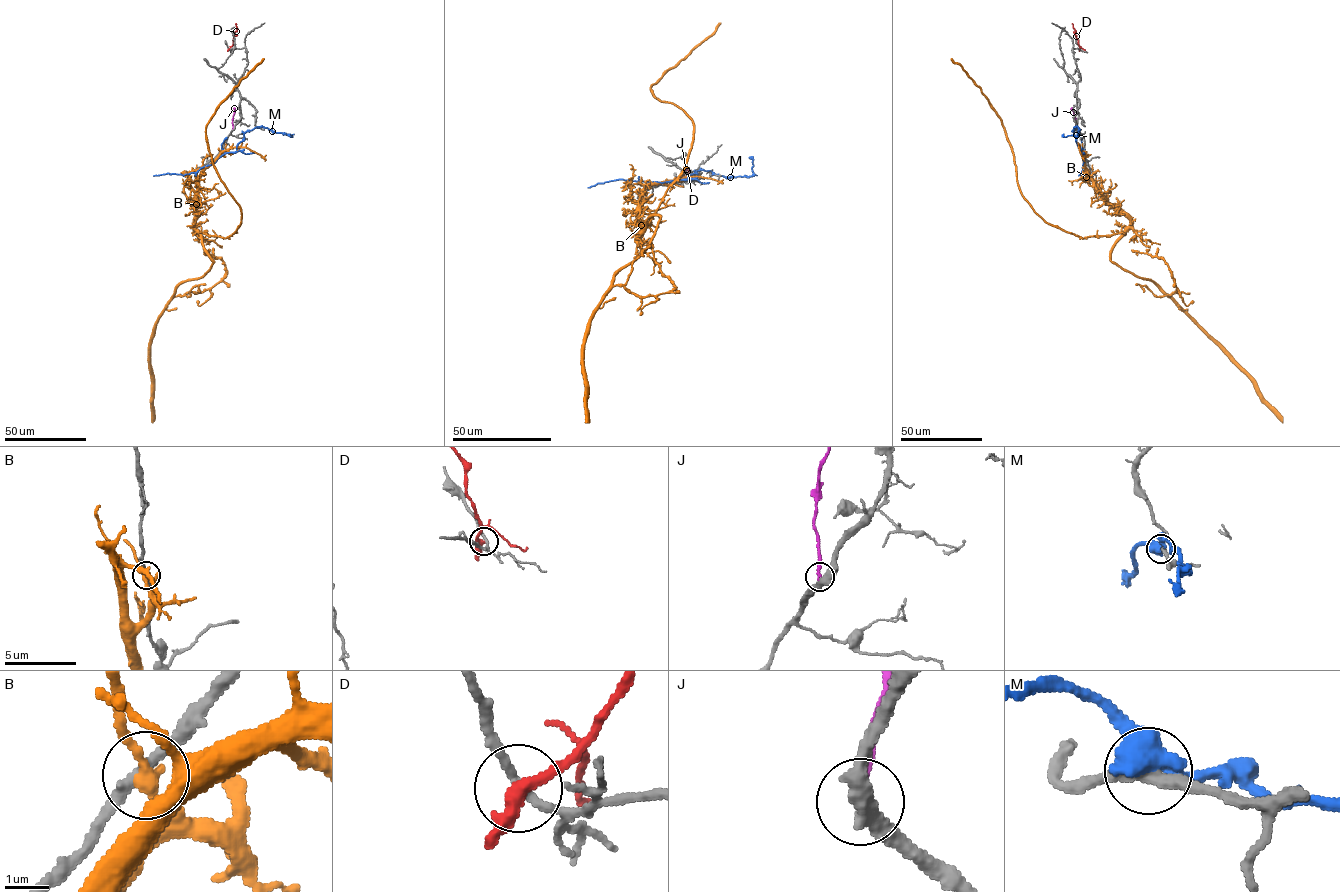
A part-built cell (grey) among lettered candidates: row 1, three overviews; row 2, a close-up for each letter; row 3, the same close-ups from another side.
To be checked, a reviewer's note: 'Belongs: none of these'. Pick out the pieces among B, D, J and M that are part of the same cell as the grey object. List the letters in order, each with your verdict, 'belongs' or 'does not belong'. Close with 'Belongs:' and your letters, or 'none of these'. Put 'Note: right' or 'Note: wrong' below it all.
B: does not belong
D: does not belong
J: does not belong
M: does not belong
Belongs: none of these
Note: right

